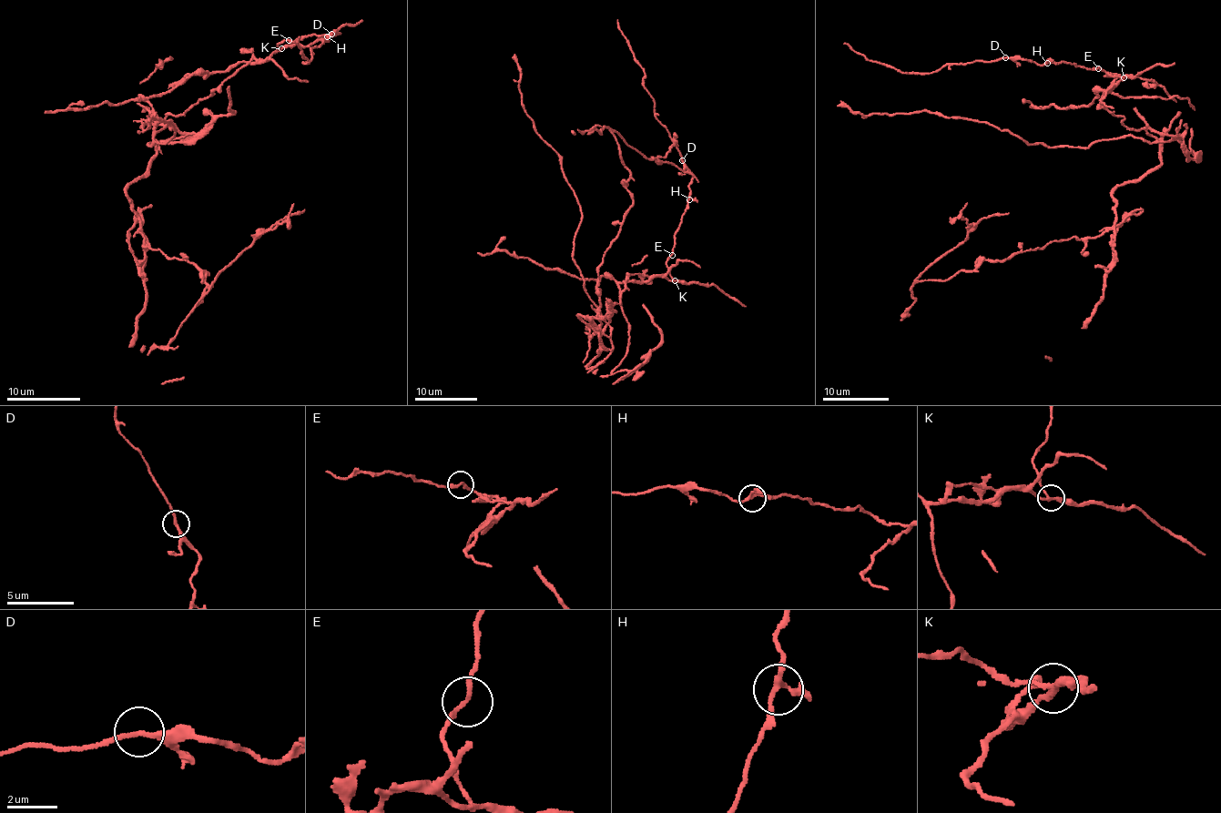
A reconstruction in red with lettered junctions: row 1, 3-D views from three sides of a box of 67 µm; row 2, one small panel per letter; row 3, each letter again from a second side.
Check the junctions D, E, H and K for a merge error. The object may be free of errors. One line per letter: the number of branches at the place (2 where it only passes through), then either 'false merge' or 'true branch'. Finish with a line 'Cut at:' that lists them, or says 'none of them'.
D: 2 | true branch
E: 2 | true branch
H: 3 | true branch
K: 3 | false merge
Cut at: K

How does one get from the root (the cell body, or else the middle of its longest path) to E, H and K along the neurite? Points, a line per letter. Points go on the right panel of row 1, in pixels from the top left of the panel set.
E: (1161, 153), (1155, 137), (1144, 129), (1126, 128), (1123, 116), (1101, 104), (1105, 91), (1122, 78), (1097, 68)
H: (1161, 153), (1155, 137), (1126, 128), (1123, 116), (1101, 104), (1121, 77), (1047, 63)
K: (1161, 153), (1155, 137), (1144, 129), (1126, 128), (1123, 116), (1114, 116), (1101, 104), (1105, 91), (1123, 77)

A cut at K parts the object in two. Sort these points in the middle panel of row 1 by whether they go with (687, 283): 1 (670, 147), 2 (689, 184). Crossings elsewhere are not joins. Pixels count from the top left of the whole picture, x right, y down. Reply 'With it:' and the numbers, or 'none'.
With it: 1

